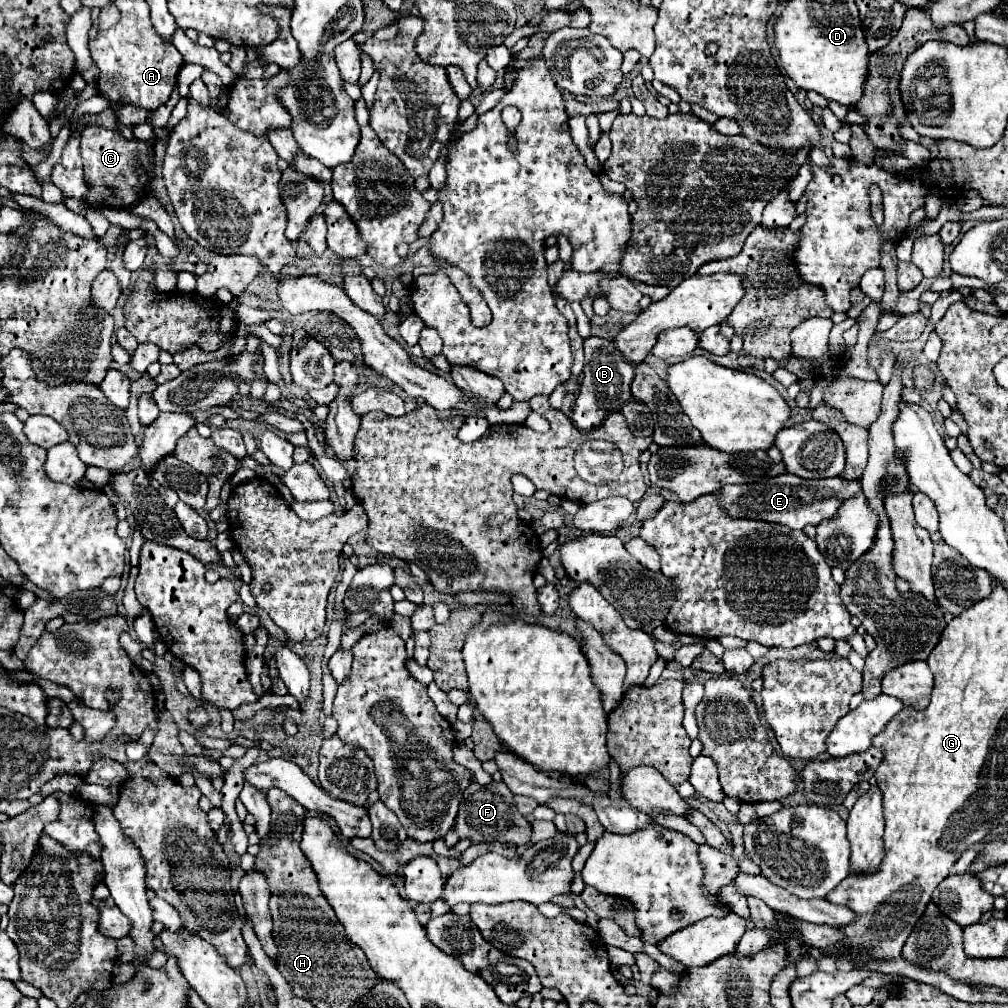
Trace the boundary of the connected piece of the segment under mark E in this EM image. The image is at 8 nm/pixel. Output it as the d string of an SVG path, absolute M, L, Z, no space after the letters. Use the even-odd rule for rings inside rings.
M784 473L764 483L722 487L720 491L716 491L716 495L720 495L720 507L724 507L724 511L728 511L728 515L732 517L778 523L790 529L804 529L806 525L818 525L822 519L830 519L836 513L836 509L842 505L842 501L858 491L862 491L860 481L844 481L838 477L808 481Z

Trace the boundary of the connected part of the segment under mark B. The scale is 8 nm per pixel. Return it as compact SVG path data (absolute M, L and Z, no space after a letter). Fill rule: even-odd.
M590 337L584 341L584 355L586 361L578 387L576 407L572 409L572 421L580 431L592 431L606 419L608 413L620 411L622 405L632 397L630 385L634 379L634 367L622 359L620 351L616 351L612 341L600 337Z

